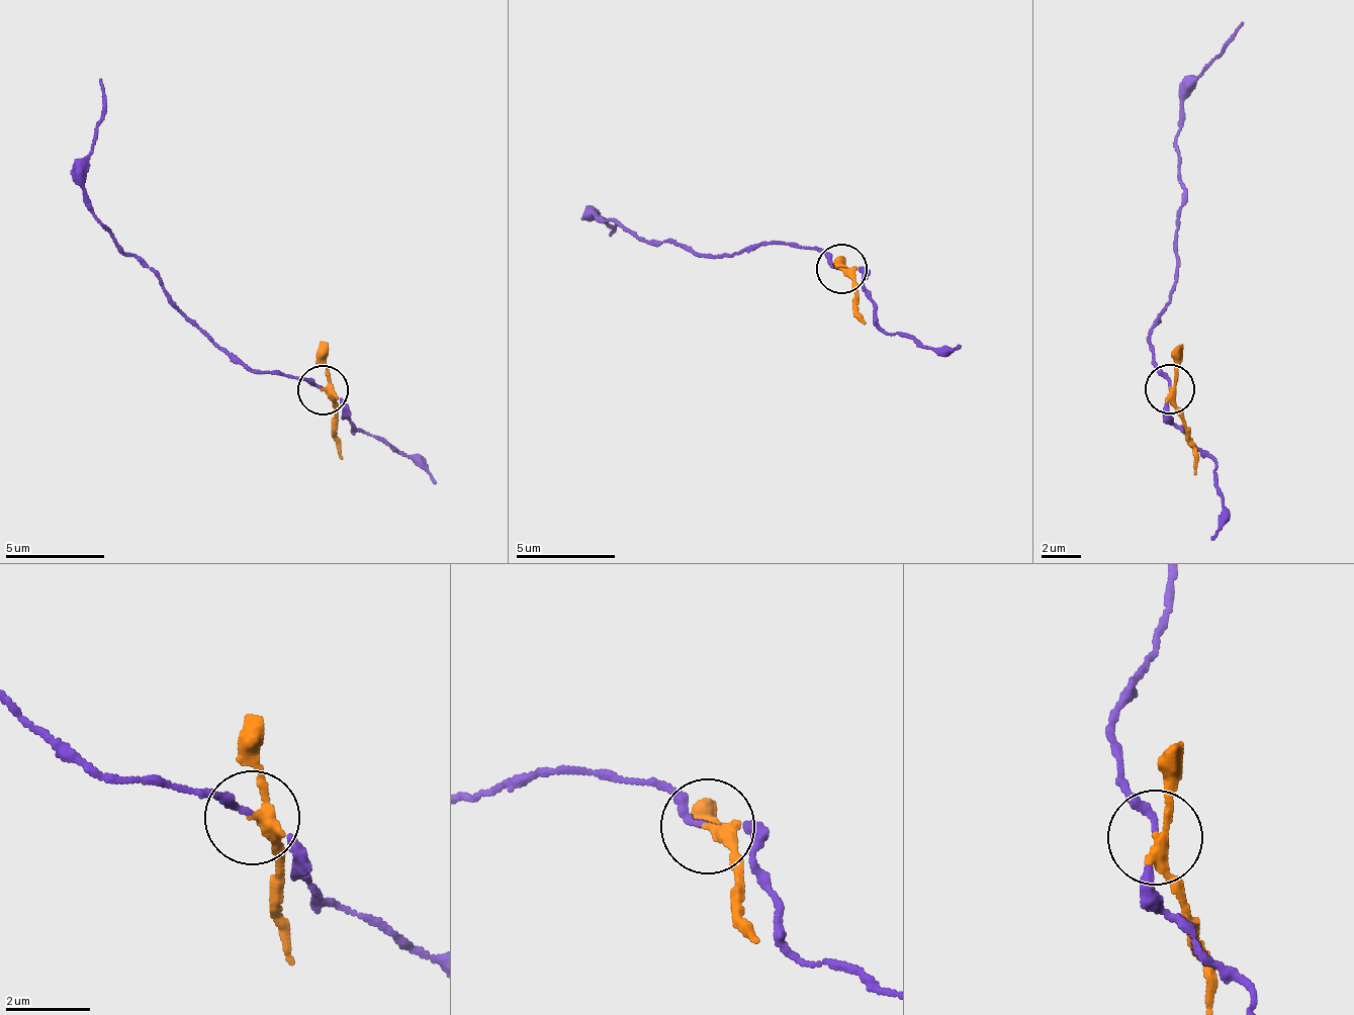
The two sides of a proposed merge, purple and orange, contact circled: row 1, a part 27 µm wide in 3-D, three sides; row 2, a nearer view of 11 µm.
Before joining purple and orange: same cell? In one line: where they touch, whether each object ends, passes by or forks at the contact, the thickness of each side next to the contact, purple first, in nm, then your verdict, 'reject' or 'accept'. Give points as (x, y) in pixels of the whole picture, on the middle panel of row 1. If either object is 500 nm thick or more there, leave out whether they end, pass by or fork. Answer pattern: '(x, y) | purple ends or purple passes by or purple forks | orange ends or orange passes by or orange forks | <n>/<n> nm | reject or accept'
(841, 269) | purple passes by | orange passes by | 130/260 nm | reject

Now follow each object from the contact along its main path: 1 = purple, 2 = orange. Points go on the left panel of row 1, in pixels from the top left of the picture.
1: (322, 386), (302, 378), (248, 371), (196, 324), (162, 283), (97, 217), (86, 168), (105, 112), (99, 78)
2: (322, 390), (336, 409), (341, 460)

